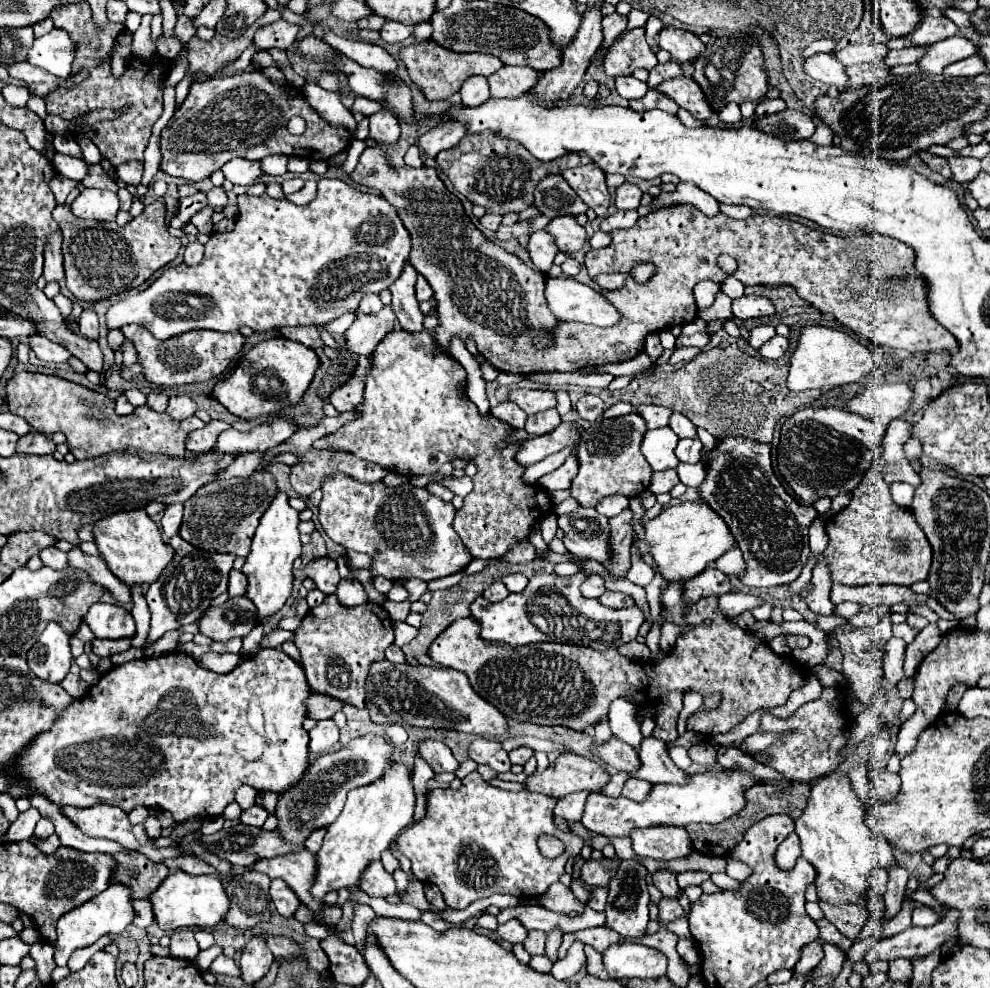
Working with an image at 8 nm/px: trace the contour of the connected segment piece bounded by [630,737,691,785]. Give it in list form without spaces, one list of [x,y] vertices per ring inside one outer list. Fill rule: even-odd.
[[[655,737],[643,739],[639,755],[641,755],[641,769],[630,773],[634,778],[645,779],[649,783],[681,785],[687,783],[691,777],[671,761],[671,757],[665,751],[665,743]]]

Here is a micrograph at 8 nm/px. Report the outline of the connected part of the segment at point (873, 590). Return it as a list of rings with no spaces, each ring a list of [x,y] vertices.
[[[833,585],[831,587],[831,601],[835,605],[853,601],[859,605],[897,605],[903,603],[907,607],[921,605],[927,601],[927,595],[917,595],[909,587],[893,587],[893,585],[861,585],[861,587],[847,587],[847,585]]]

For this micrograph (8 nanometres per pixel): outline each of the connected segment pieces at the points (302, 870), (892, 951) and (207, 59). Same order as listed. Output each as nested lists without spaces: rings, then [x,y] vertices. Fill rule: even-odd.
[[[305,850],[287,854],[287,857],[259,859],[249,869],[269,875],[269,879],[281,877],[299,895],[303,905],[307,905],[313,911],[319,911],[323,903],[309,903],[309,899],[305,899],[305,887],[309,887],[309,879],[315,878],[316,864],[315,855]]]
[[[949,913],[945,921],[935,923],[931,927],[909,927],[893,937],[885,937],[869,949],[869,953],[865,955],[865,961],[867,963],[873,963],[877,959],[891,961],[897,957],[925,959],[935,949],[939,949],[949,937],[957,935],[955,919],[957,915]]]
[[[268,8],[267,13],[261,16],[253,25],[245,31],[245,35],[237,37],[237,39],[229,39],[225,35],[215,33],[215,37],[211,41],[201,41],[201,39],[193,39],[189,43],[189,73],[197,73],[197,75],[205,75],[211,77],[215,75],[227,61],[237,59],[253,41],[253,33],[264,26],[265,23],[273,23],[279,19],[279,13]]]

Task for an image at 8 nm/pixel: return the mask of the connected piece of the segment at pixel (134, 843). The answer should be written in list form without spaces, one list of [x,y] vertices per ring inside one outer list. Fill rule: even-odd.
[[[97,803],[93,807],[65,807],[63,813],[89,837],[103,837],[103,839],[111,839],[111,841],[117,841],[121,845],[125,845],[127,849],[132,851],[138,851],[143,853],[148,859],[155,863],[162,862],[163,859],[175,859],[184,856],[189,853],[191,849],[189,847],[181,847],[178,845],[176,848],[171,846],[167,848],[157,848],[153,845],[152,840],[149,840],[143,825],[133,825],[129,823],[125,811],[121,811],[119,807],[113,807],[113,805],[105,805],[105,803]]]

